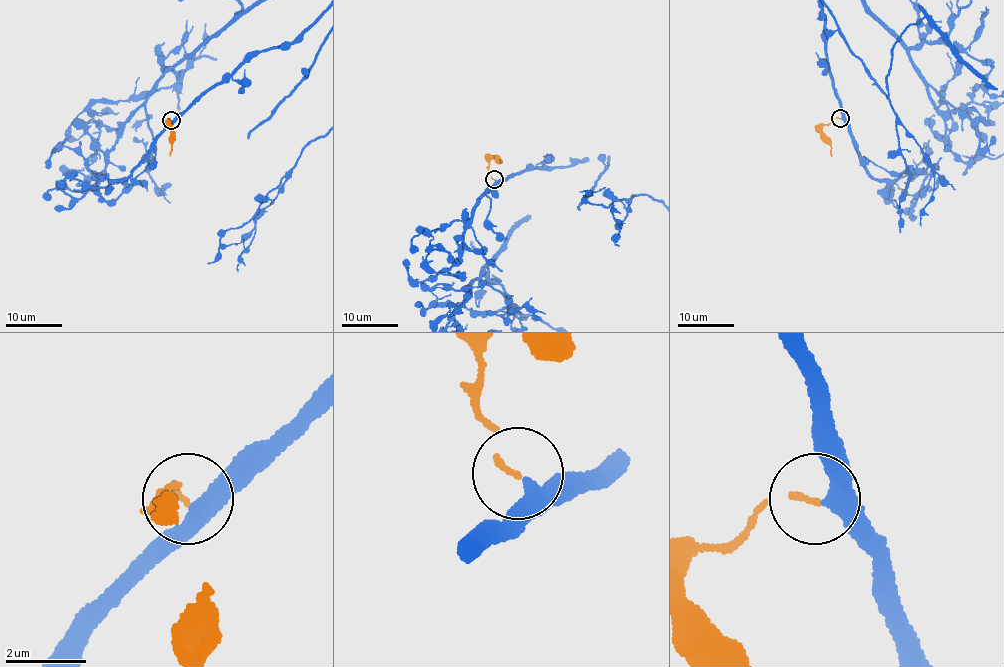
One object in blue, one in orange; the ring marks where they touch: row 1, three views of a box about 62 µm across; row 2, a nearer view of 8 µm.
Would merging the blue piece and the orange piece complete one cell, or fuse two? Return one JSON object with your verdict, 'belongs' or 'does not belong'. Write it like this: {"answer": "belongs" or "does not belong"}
{"answer": "belongs"}

